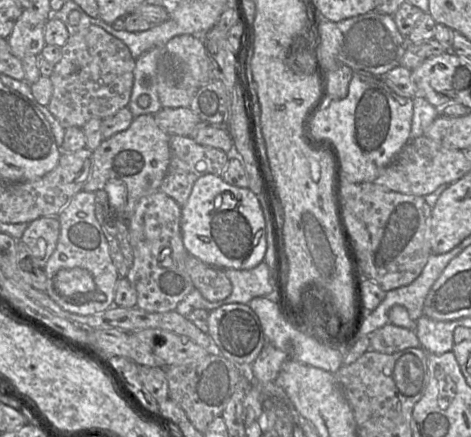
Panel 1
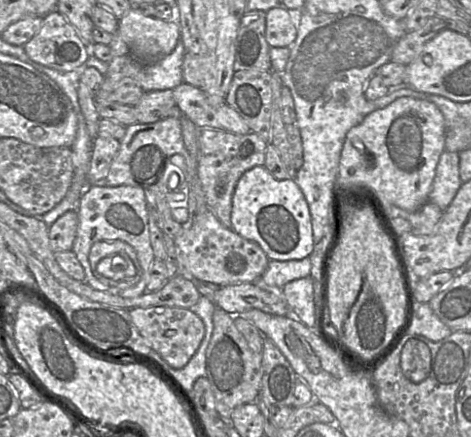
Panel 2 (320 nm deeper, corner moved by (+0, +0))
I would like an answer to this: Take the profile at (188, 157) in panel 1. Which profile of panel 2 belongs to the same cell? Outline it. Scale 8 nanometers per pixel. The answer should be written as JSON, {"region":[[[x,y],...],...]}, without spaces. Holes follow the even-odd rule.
{"region":[[[202,128],[198,138],[197,174],[205,194],[208,211],[225,227],[231,227],[232,197],[241,176],[248,170],[263,166],[268,142],[250,132],[234,134],[221,129]]]}

